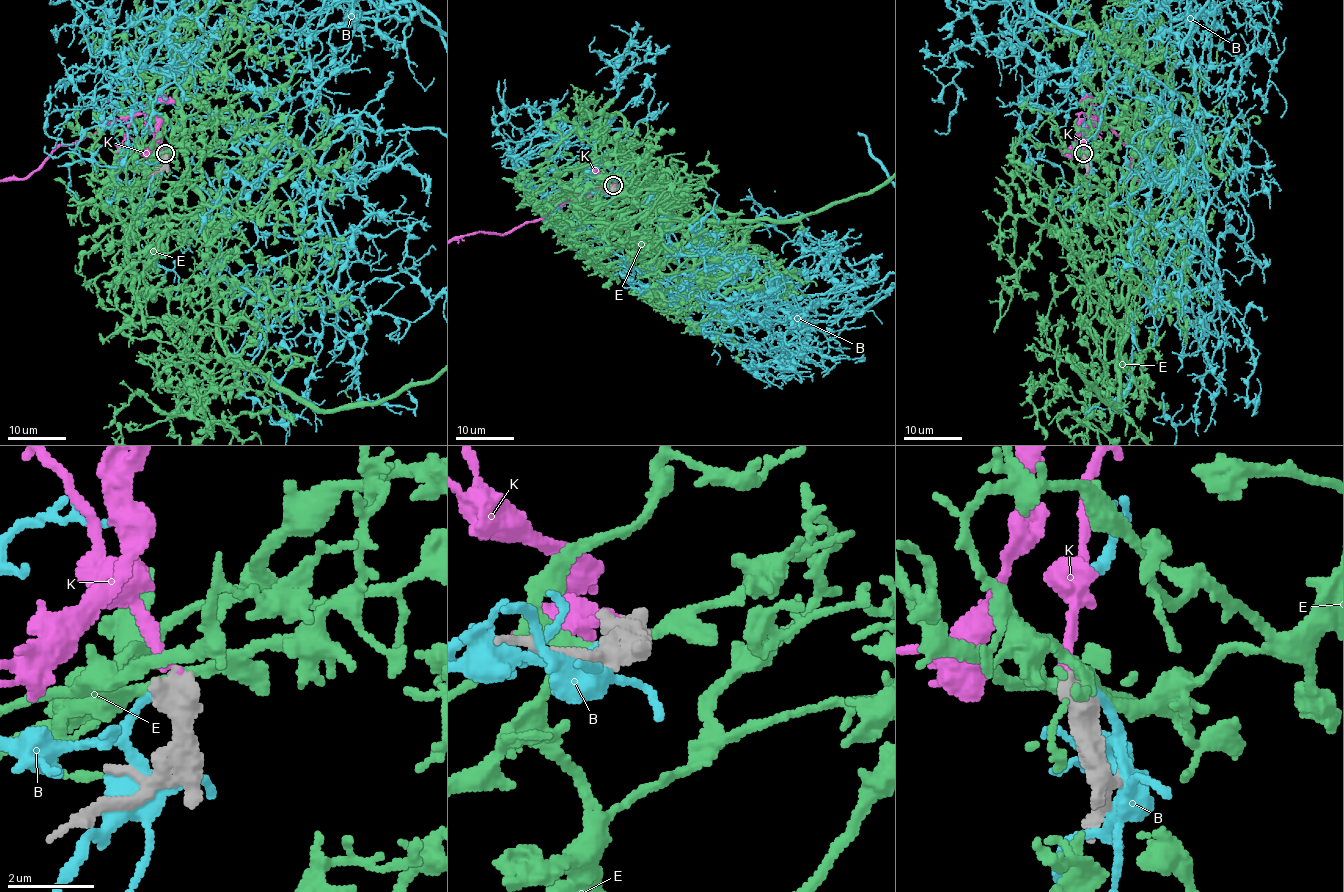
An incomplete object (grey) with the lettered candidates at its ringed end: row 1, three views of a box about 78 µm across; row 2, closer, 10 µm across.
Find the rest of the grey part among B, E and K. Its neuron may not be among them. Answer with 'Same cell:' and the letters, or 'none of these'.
Same cell: K

